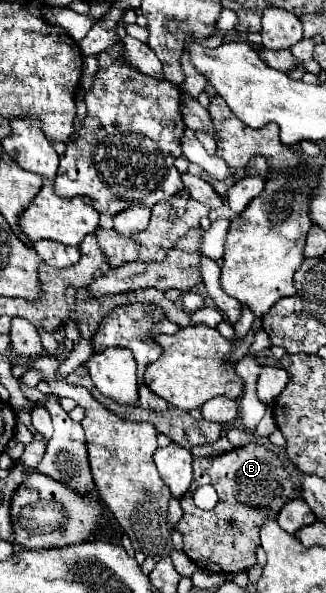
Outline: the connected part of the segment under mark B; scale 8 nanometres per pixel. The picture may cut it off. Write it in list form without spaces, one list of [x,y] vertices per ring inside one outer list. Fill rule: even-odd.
[[[258,440],[214,458],[194,458],[194,482],[180,500],[184,514],[176,524],[176,530],[184,538],[184,554],[208,572],[236,574],[248,570],[256,564],[262,522],[268,516],[276,516],[280,506],[294,496],[294,482],[282,466],[280,456]],[[202,484],[210,484],[220,496],[220,502],[210,512],[196,508],[192,500],[192,492]]]

